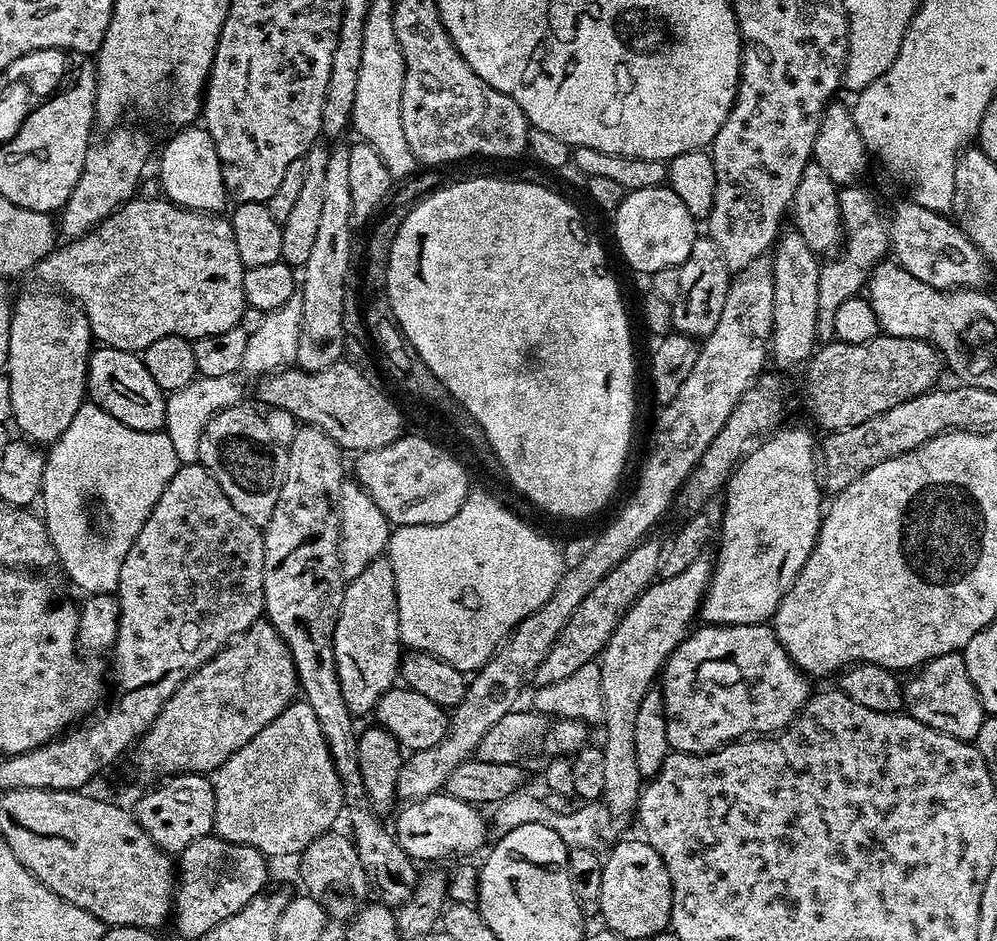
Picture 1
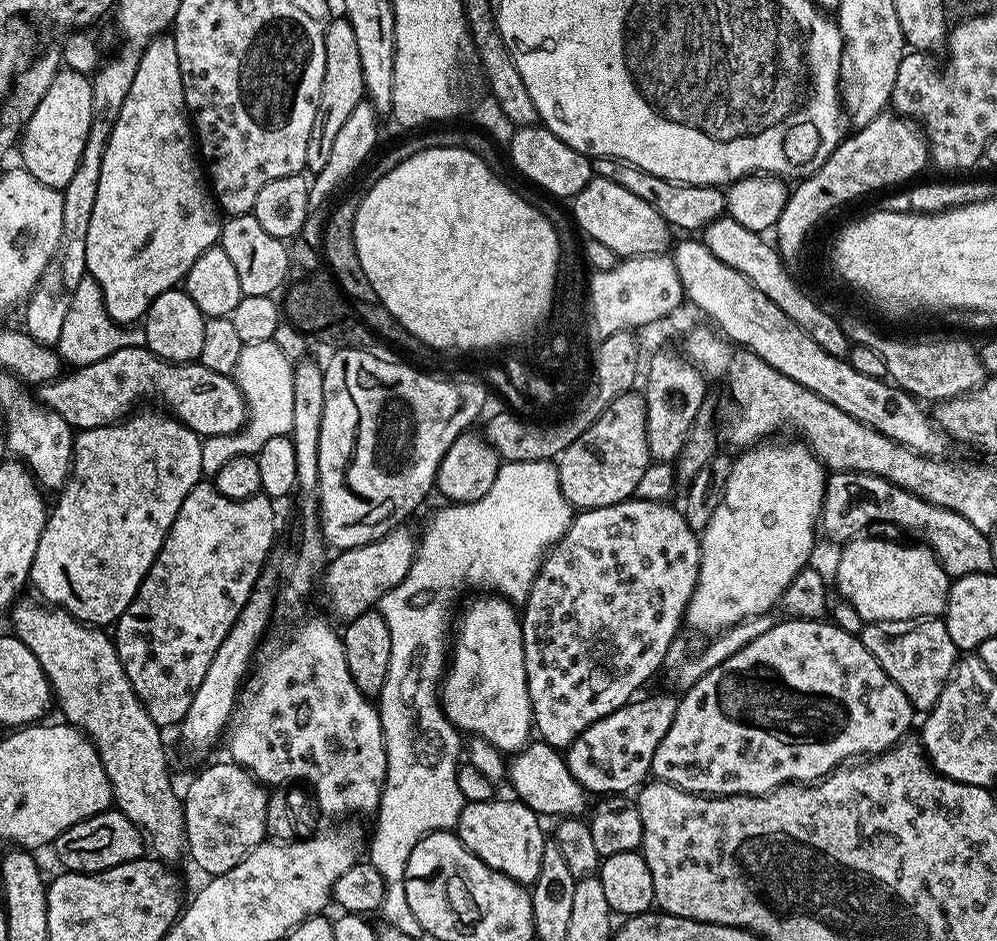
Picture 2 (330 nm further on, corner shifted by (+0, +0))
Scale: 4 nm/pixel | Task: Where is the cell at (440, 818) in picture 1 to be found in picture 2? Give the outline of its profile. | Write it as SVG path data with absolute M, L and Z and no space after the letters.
M519 799L474 801L465 803L462 814L455 826L455 833L466 846L486 866L509 876L519 884L531 886L538 878L538 866L542 866L542 850L546 843L540 829L541 817L536 815Z

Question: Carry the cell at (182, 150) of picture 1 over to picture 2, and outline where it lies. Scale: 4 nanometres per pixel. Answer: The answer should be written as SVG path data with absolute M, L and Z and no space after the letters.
M171 34L156 36L144 47L144 53L136 67L134 82L130 82L130 92L126 94L126 100L122 102L120 113L114 122L110 138L106 142L106 150L102 154L102 175L98 177L98 198L94 198L94 214L90 214L90 230L86 230L87 275L98 282L108 317L117 324L125 326L132 326L143 321L154 298L158 298L158 294L162 294L166 290L177 287L187 276L190 266L194 266L198 257L219 241L221 227L222 216L209 185L206 183L206 172L198 159L197 149L194 147L194 128L190 123L188 109L184 107L182 74L178 70L176 43Z

